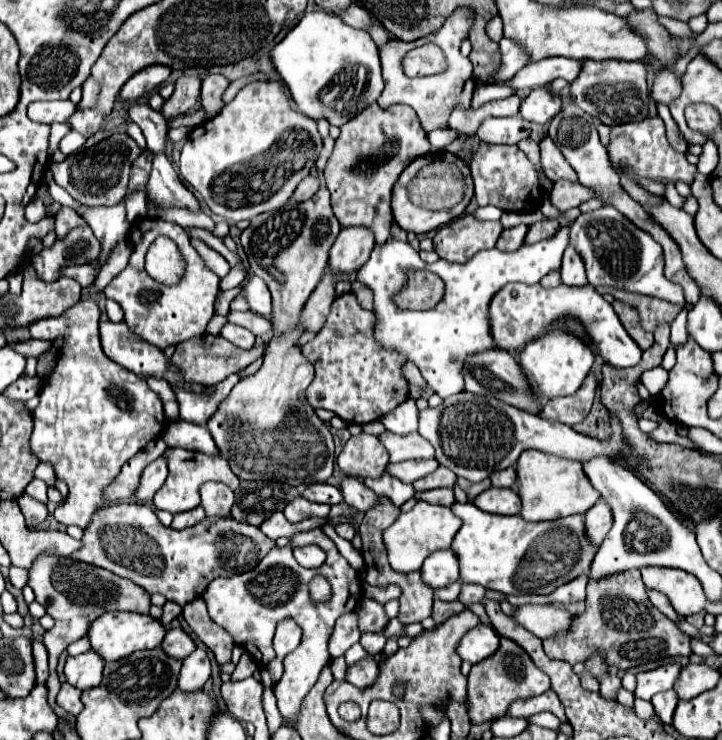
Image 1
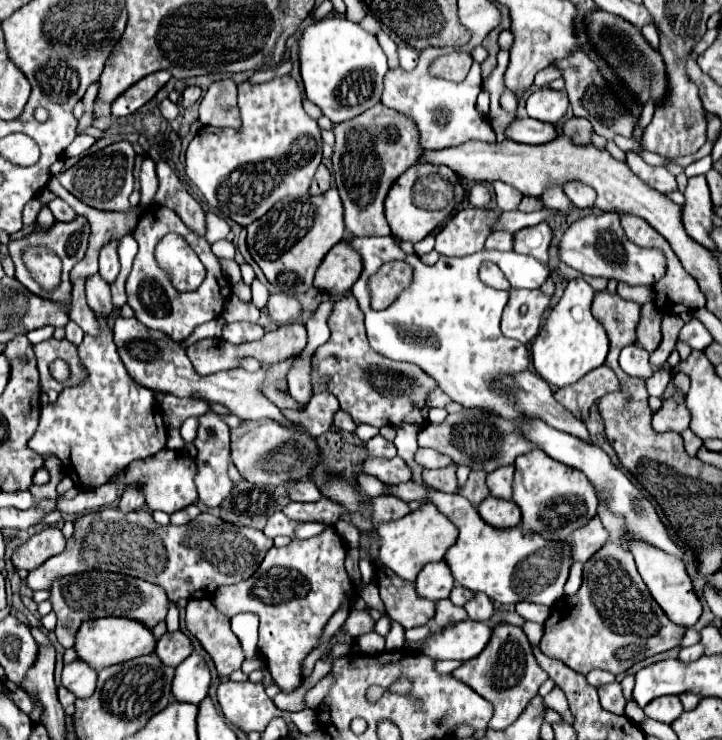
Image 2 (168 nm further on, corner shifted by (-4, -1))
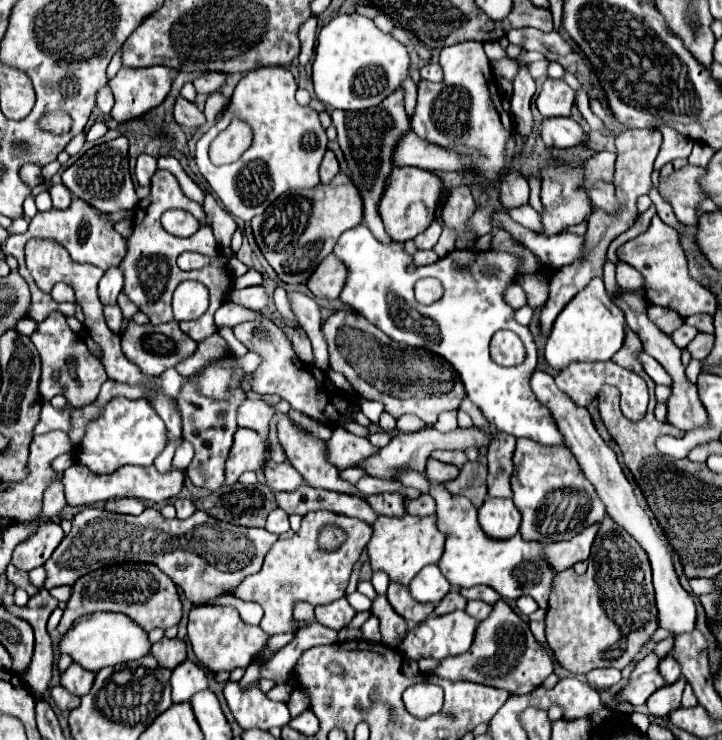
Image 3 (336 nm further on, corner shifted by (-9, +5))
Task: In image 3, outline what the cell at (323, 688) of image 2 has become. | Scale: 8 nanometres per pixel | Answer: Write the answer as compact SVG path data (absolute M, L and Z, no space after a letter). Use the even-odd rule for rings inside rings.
M295 688L287 706L289 706L291 716L299 716L303 710L309 708L309 696L307 696L307 692L301 690L301 688Z

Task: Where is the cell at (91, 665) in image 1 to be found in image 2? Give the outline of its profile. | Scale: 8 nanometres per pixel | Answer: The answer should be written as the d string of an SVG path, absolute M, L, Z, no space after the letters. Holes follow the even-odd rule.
M74 660L62 670L62 686L68 688L76 698L88 698L96 688L96 672L88 664Z

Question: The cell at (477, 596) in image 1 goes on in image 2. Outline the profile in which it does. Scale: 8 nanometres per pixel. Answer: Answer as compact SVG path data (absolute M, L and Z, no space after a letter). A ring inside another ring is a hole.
M476 594L464 608L468 612L468 618L478 622L488 622L494 614L494 606L486 594Z

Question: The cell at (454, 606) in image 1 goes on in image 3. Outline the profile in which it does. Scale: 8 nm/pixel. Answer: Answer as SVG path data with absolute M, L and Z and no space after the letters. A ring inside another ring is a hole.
M451 590L437 606L435 606L435 614L449 614L449 612L455 612L455 610L465 610L467 606L467 600L457 592L457 590Z

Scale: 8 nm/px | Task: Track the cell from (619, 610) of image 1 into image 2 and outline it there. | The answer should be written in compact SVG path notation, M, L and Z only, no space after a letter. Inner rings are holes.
M606 542L586 564L584 564L584 576L582 586L576 594L560 598L550 610L548 620L544 622L544 638L540 642L540 650L554 660L564 662L568 668L572 668L578 674L588 674L590 670L606 670L612 674L622 674L628 668L632 668L636 662L642 662L648 656L666 652L670 648L680 646L680 638L684 634L684 628L676 626L668 620L668 616L660 610L660 606L650 596L646 584L642 582L632 554L616 542Z

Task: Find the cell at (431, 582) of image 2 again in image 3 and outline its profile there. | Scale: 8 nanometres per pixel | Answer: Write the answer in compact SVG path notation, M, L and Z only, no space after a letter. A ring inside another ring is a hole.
M431 564L431 566L425 566L411 580L409 590L411 590L411 596L417 602L433 602L433 604L437 604L451 590L451 584L445 580L439 566Z

